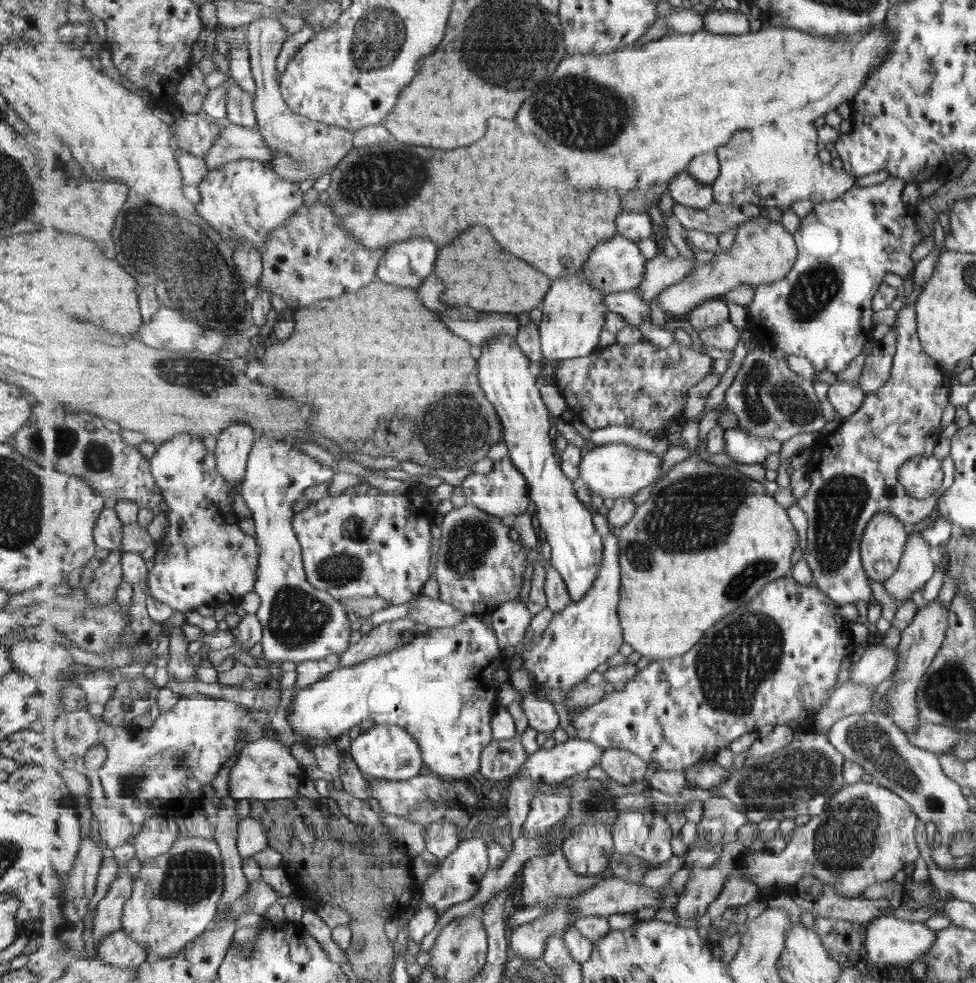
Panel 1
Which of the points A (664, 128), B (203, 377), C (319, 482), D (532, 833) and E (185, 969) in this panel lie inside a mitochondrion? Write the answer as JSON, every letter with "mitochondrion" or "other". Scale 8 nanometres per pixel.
{"A":"other","B":"mitochondrion","C":"other","D":"other","E":"other"}

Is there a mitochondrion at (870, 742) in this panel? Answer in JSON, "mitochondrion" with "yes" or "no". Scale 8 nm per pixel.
{"mitochondrion":"yes"}

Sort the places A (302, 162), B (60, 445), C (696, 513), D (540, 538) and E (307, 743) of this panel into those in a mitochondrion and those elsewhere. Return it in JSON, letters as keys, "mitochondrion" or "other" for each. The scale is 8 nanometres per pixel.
{"A":"mitochondrion","B":"mitochondrion","C":"mitochondrion","D":"other","E":"other"}

